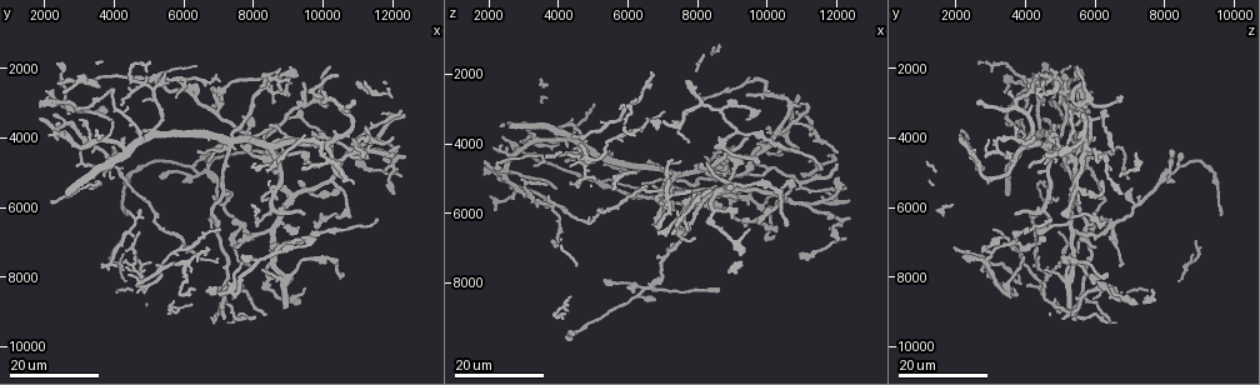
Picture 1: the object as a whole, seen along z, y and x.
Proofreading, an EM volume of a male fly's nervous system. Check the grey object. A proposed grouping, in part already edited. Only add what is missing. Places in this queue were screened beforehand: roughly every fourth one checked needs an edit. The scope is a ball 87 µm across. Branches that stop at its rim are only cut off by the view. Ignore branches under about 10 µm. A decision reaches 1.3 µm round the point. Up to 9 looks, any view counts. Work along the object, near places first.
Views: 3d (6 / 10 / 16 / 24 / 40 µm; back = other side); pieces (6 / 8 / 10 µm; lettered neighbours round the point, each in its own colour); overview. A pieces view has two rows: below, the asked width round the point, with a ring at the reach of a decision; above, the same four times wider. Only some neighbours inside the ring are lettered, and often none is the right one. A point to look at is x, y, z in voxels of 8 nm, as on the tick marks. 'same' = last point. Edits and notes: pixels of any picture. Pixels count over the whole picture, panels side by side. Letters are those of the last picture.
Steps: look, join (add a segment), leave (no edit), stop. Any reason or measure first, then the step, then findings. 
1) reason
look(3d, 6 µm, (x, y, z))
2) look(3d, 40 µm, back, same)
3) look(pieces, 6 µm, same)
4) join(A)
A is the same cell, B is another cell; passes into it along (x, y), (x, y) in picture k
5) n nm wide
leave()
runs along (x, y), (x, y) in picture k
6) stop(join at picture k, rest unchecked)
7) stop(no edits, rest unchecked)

end of a long branch
look(3d, 24 µm, (9500, 6200, 3700))

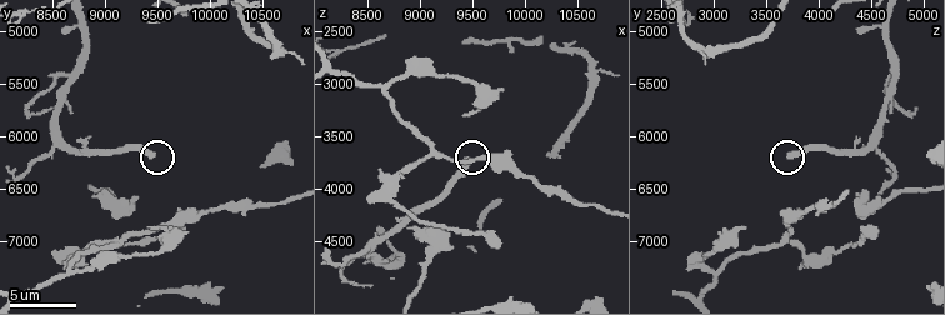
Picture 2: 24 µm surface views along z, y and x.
see the neighbours
look(pieces, 8 µm, (9460, 6180, 3740))

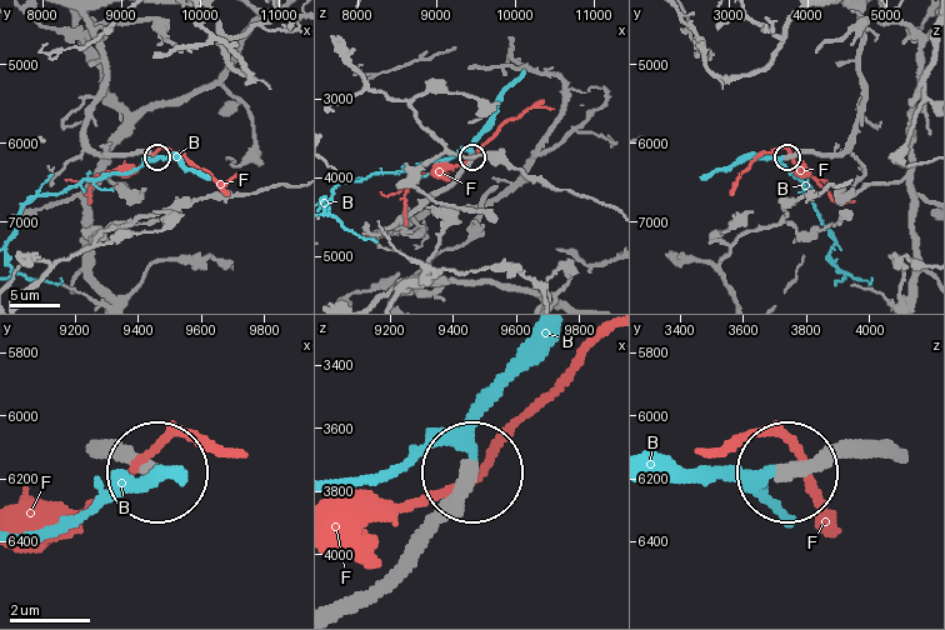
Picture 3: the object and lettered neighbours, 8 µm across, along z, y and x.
join(B)
B is the same cell, F is another cell; passes into it along (391, 570), (465, 459), (429, 443), (378, 476), (338, 486) in picture 3; the cell continues

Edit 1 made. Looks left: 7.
see it whole again
look(overview)

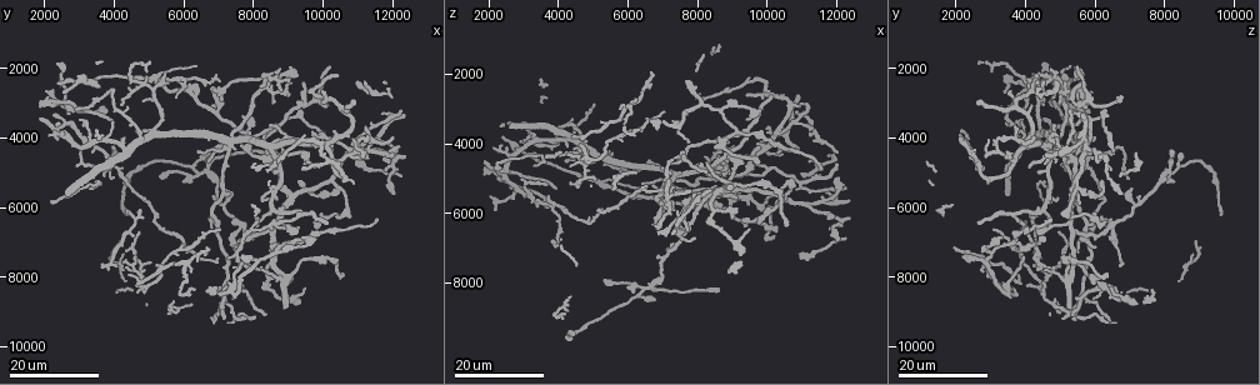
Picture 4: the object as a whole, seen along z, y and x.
end of a long branch
look(3d, 16 µm, (9800, 4900, 4100))

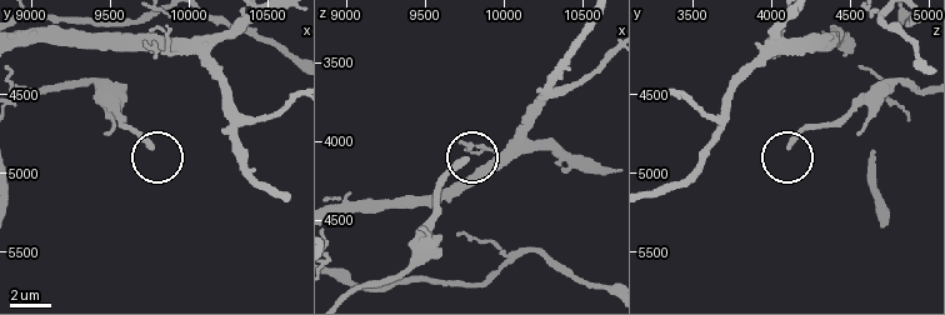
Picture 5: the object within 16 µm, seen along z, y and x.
look(pieces, 6 µm, (9760, 4820, 4100))

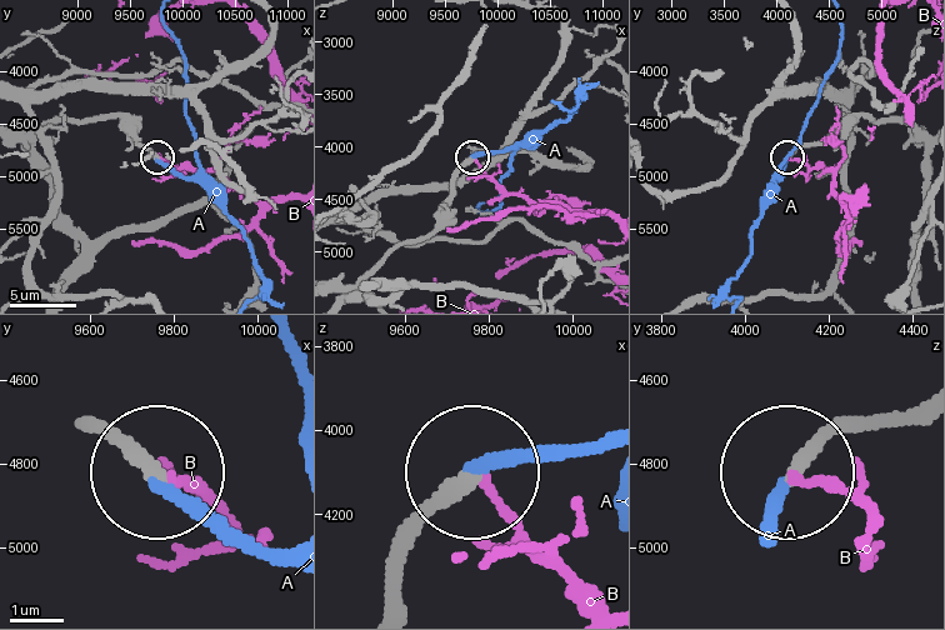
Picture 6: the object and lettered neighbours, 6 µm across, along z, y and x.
250 nm wide
join(A)
A is the same cell, B is another cell; the cell continues

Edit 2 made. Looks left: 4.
see it whole again
look(overview)

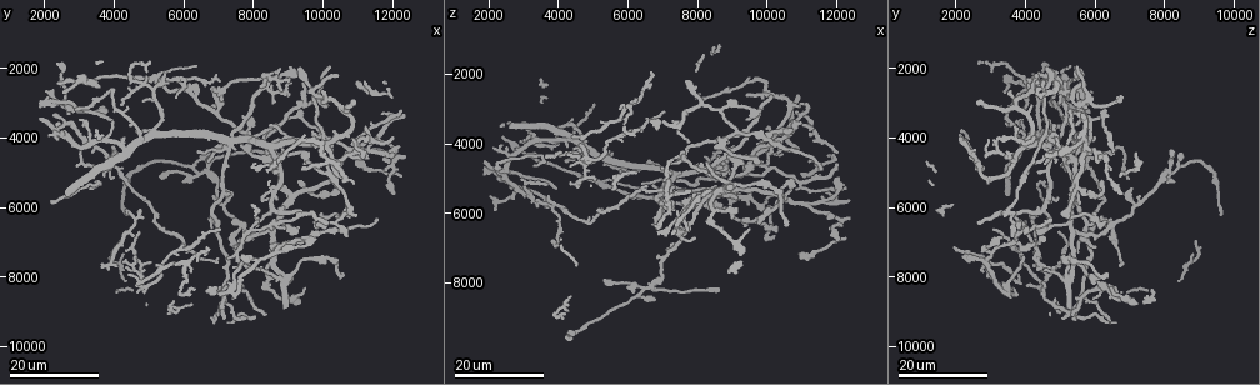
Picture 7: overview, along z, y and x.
tapers out
look(3d, 16 µm, (10000, 2700, 3600))

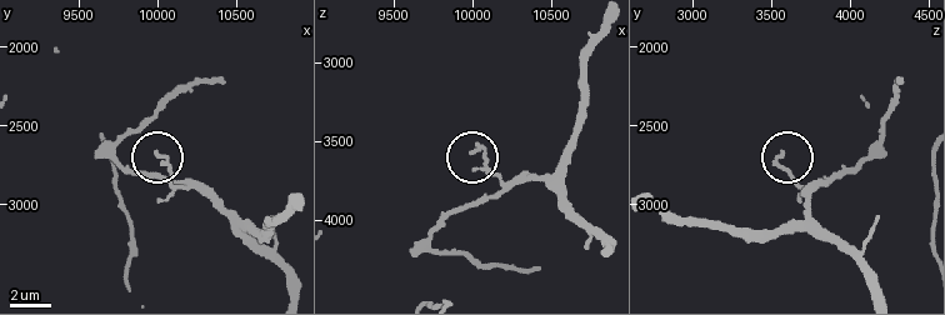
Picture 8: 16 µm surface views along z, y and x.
what lies round it
look(pieces, 10 µm, (10000, 2660, 3580))

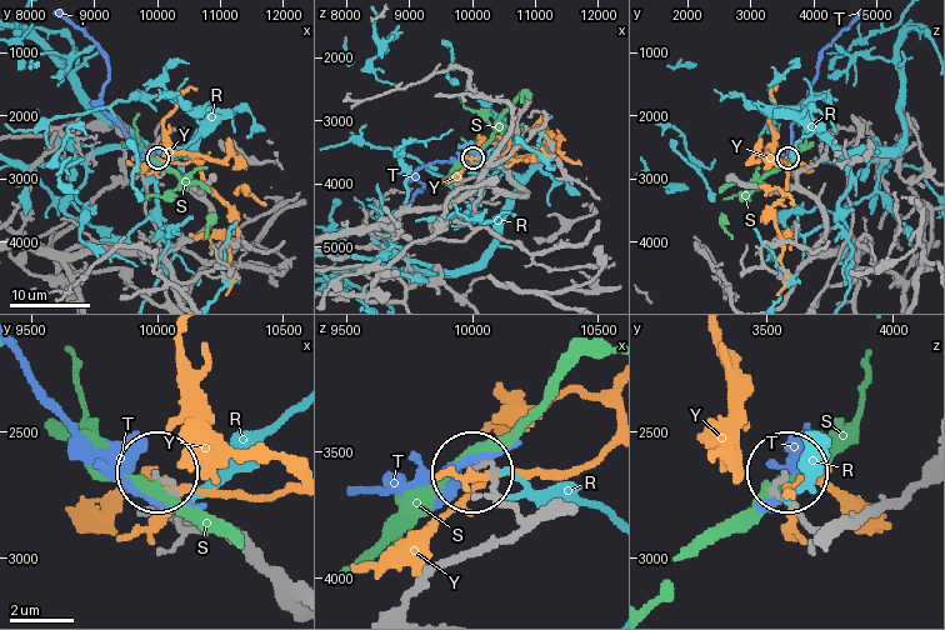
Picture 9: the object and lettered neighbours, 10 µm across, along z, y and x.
170 nm wide
leave()
R, S, T and Y are other cells; none of them fits

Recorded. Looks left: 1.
stop(join at picture 3, join at picture 6, rest unchecked)

